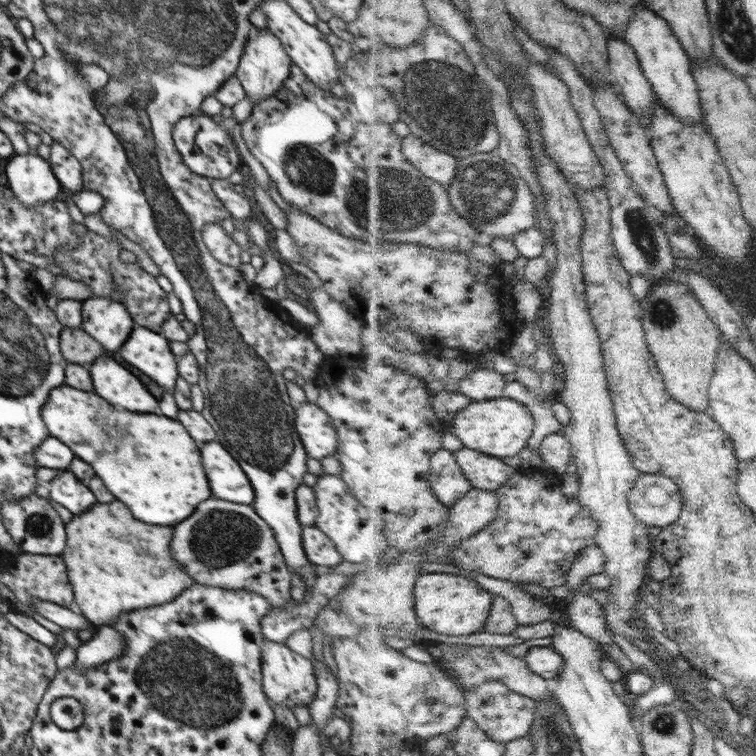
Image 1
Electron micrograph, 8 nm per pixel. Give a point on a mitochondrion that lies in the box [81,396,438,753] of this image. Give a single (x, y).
(179, 675)

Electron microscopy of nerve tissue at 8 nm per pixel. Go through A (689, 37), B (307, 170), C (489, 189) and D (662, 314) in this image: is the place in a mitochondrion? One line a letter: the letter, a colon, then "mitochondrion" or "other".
A: other
B: mitochondrion
C: mitochondrion
D: mitochondrion

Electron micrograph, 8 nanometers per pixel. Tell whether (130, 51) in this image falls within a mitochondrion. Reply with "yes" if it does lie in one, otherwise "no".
yes

